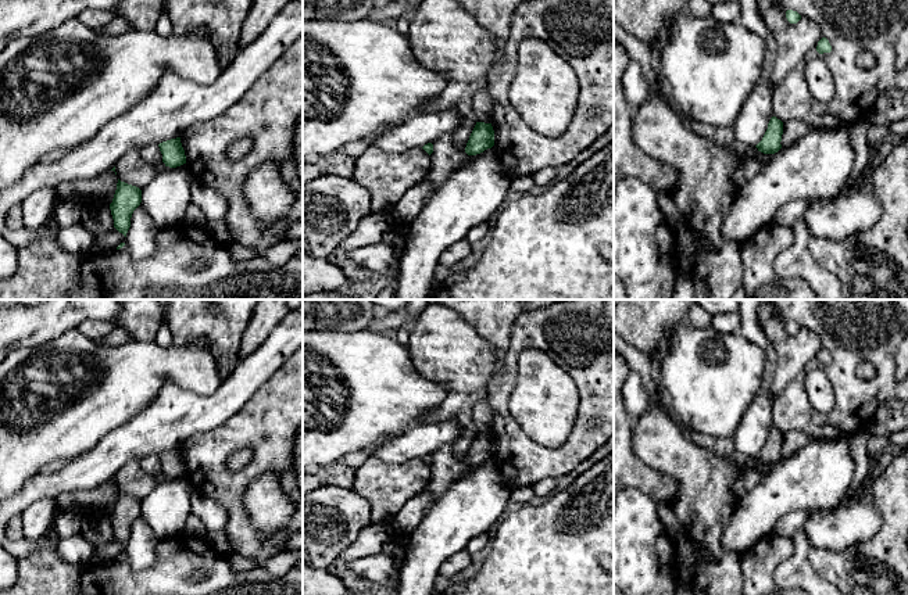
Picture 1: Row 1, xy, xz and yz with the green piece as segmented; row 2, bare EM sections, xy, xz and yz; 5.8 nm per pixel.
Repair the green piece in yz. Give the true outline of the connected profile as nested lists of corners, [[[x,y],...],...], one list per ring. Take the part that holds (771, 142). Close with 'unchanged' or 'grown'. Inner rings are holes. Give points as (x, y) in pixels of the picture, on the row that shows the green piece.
[[[772,117],[762,140],[755,146],[764,154],[775,154],[782,148],[783,122]]]; unchanged

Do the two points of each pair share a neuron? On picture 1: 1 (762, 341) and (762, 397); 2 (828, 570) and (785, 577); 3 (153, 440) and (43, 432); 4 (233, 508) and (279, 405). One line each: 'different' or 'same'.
1: same
2: different
3: different
4: same

